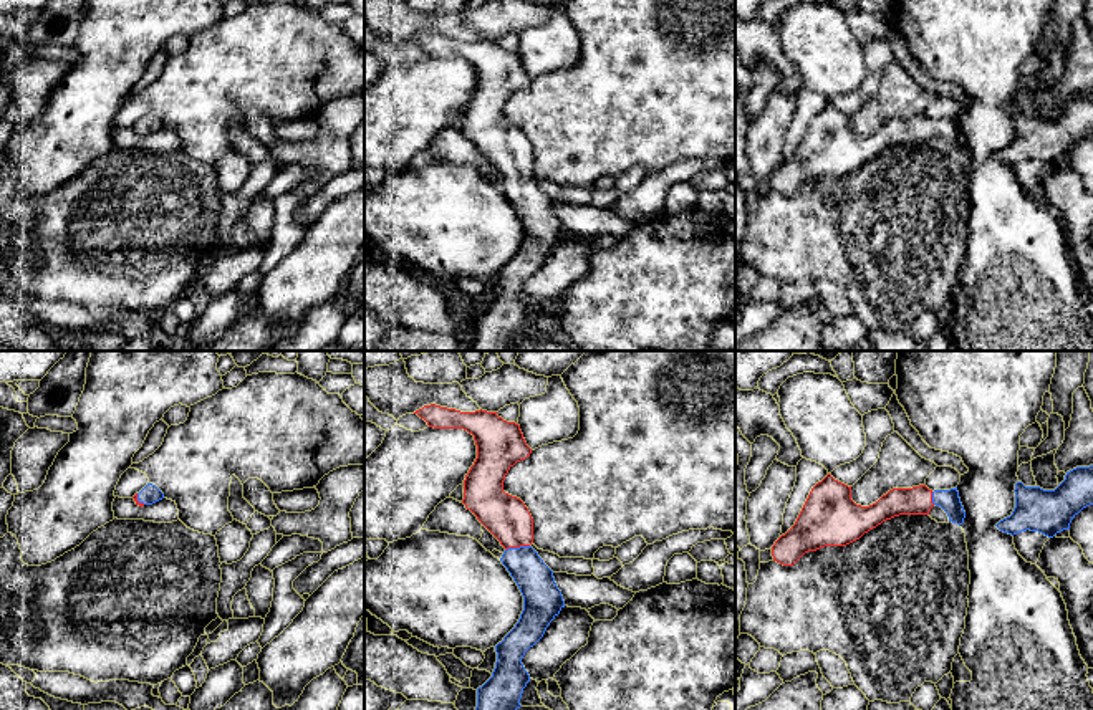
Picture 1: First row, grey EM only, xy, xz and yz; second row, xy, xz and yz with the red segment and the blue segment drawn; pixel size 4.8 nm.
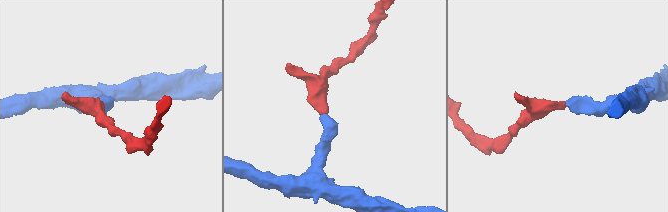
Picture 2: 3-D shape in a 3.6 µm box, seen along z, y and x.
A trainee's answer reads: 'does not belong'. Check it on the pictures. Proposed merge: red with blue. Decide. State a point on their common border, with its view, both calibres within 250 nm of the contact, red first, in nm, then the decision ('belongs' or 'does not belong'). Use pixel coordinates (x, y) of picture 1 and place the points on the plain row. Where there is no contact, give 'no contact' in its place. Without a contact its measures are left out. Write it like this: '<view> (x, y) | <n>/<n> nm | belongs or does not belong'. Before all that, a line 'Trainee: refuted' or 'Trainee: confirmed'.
Trainee: refuted
xz (517, 176) | 220/180 nm | belongs

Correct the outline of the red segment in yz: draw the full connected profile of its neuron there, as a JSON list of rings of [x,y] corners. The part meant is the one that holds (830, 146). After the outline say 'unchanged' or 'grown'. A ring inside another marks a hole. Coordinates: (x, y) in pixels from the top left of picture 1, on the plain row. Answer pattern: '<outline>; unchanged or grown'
[[[828,103],[811,118],[795,154],[775,170],[772,185],[783,195],[793,195],[808,180],[846,175],[886,149],[929,144],[934,134],[947,142],[949,151],[964,152],[957,116],[934,121],[926,114],[893,118],[876,132],[861,136],[851,129],[851,116]]]; grown

